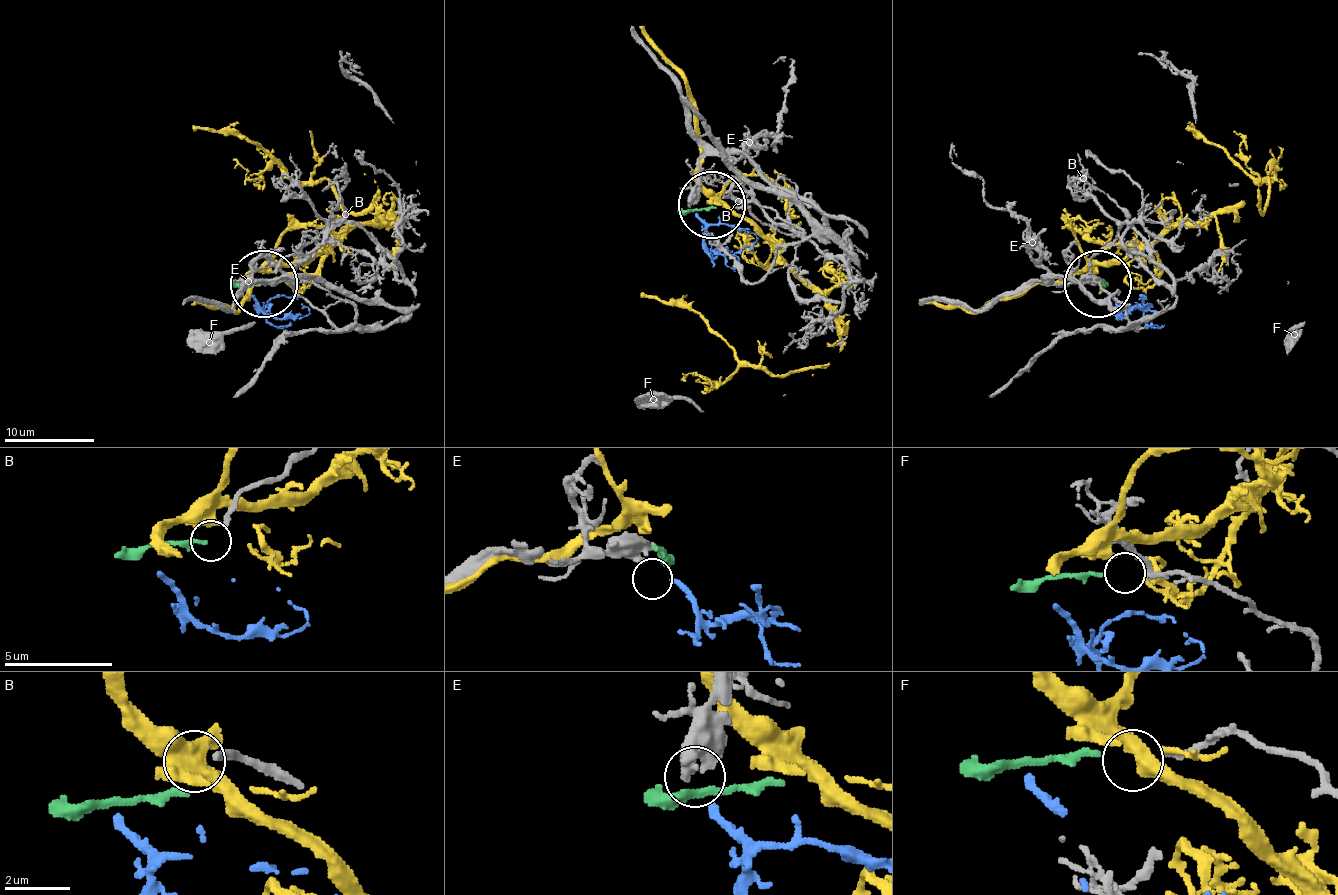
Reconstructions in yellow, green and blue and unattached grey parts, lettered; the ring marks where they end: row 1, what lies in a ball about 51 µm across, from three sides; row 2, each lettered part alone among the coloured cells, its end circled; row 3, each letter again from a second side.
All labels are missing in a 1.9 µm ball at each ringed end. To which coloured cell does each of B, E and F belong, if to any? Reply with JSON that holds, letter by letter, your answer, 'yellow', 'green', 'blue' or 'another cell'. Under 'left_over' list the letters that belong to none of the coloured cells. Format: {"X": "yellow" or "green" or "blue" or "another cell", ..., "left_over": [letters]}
{"B": "another cell", "E": "blue", "F": "green", "left_over": ["B"]}

